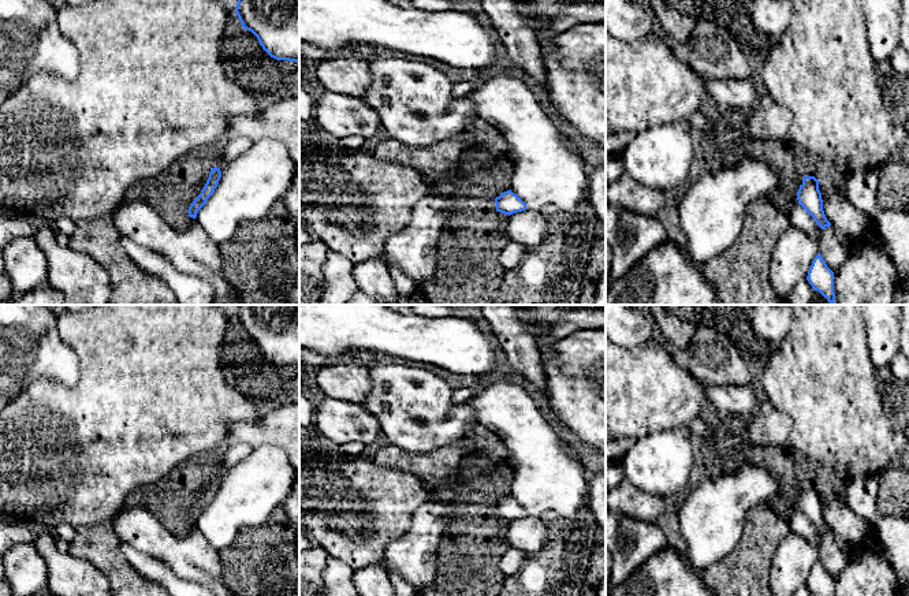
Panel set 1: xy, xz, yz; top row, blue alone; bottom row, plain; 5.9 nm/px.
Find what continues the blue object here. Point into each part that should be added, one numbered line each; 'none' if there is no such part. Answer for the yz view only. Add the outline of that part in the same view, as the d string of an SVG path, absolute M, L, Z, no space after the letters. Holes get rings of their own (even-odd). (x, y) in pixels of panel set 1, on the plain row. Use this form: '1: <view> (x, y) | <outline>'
none

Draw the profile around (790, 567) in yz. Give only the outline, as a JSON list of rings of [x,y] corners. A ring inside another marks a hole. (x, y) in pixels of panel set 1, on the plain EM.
[[[789,533],[779,544],[770,570],[770,585],[774,596],[793,596],[796,591],[806,585],[813,565],[819,559],[819,548],[802,537]]]

